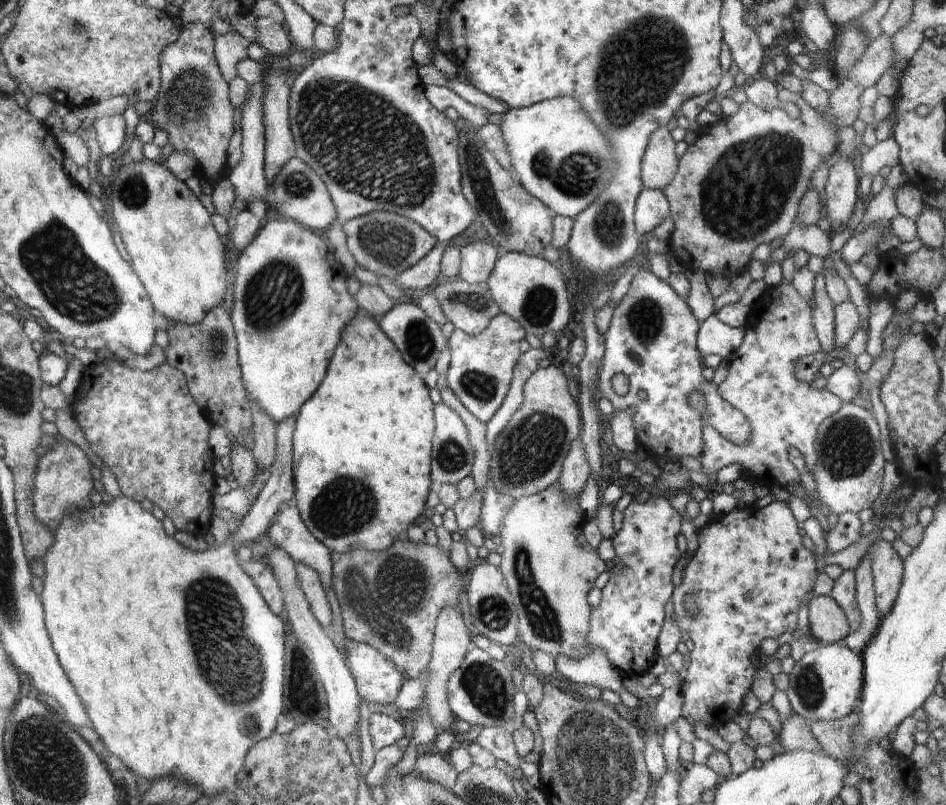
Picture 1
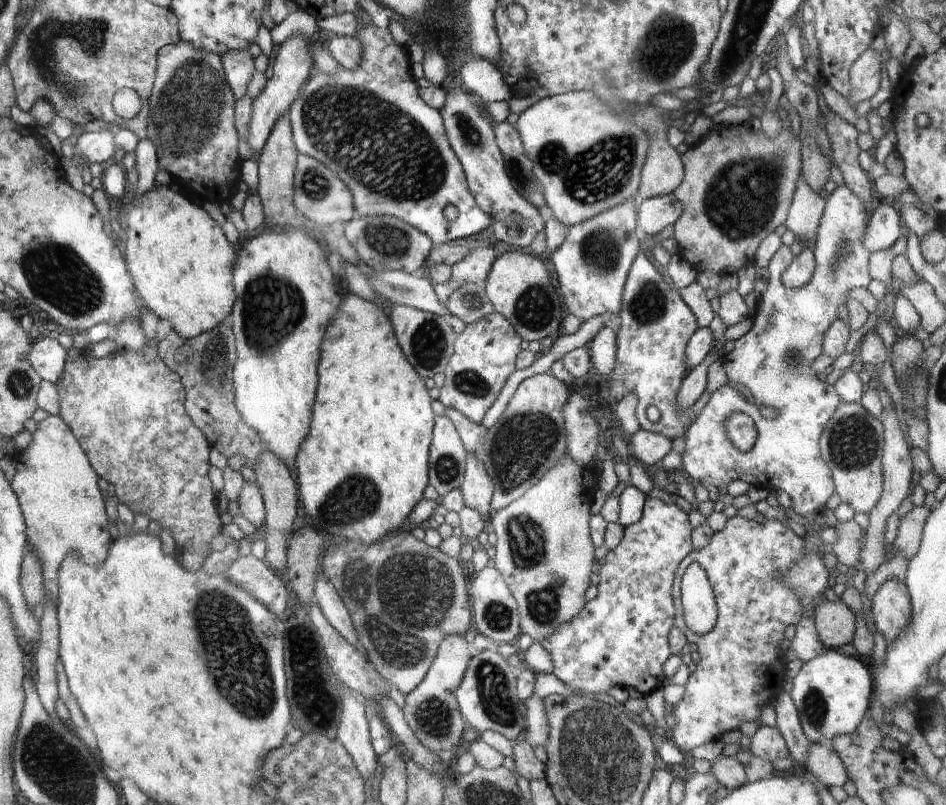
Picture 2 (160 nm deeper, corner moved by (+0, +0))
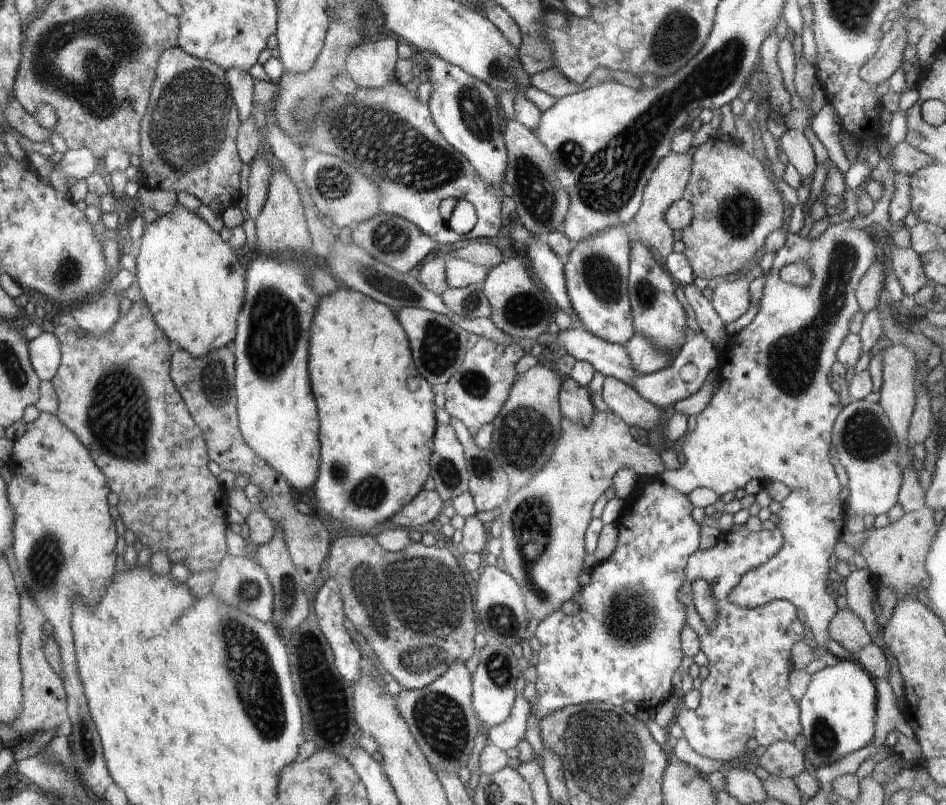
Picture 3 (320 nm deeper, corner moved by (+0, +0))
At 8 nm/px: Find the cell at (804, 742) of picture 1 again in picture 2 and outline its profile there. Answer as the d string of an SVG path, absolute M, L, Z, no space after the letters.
M808 742L808 756L804 764L804 770L814 774L828 789L843 788L848 781L844 764L827 744Z

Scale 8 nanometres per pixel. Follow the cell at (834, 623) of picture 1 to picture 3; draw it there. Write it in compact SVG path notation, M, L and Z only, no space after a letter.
M839 610L828 624L828 634L830 639L855 655L872 642L862 619L853 611Z

